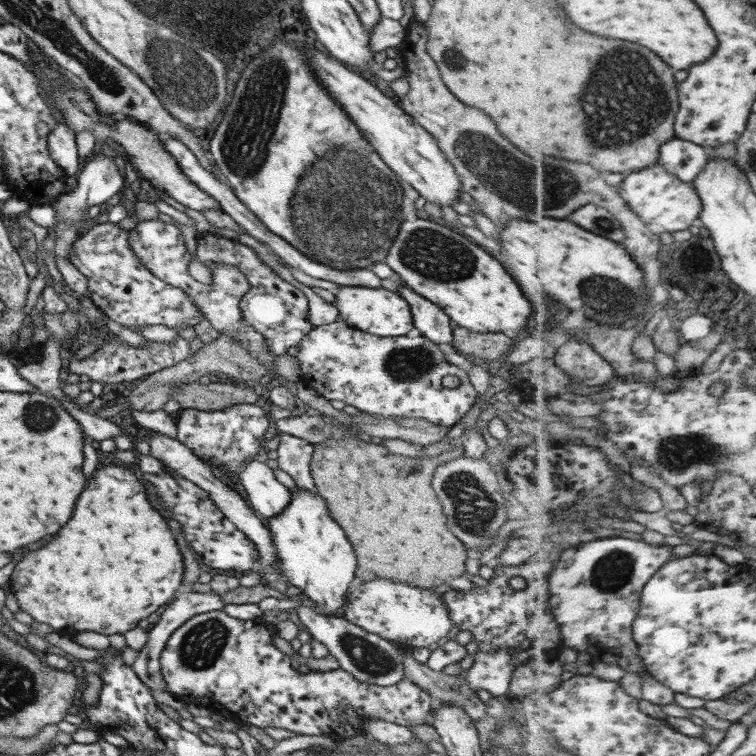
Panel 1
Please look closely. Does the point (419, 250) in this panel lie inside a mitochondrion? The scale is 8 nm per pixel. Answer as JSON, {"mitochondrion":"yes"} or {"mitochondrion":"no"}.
{"mitochondrion":"yes"}

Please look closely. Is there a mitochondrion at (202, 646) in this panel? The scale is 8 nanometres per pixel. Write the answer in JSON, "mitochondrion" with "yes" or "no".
{"mitochondrion":"yes"}

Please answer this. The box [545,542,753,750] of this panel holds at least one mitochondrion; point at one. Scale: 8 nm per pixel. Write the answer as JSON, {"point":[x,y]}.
{"point":[614,570]}

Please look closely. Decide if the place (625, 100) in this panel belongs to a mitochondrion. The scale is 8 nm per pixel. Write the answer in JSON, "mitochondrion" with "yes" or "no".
{"mitochondrion":"yes"}

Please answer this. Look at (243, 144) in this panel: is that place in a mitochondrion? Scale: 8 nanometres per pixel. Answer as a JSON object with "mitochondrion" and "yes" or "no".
{"mitochondrion":"yes"}

